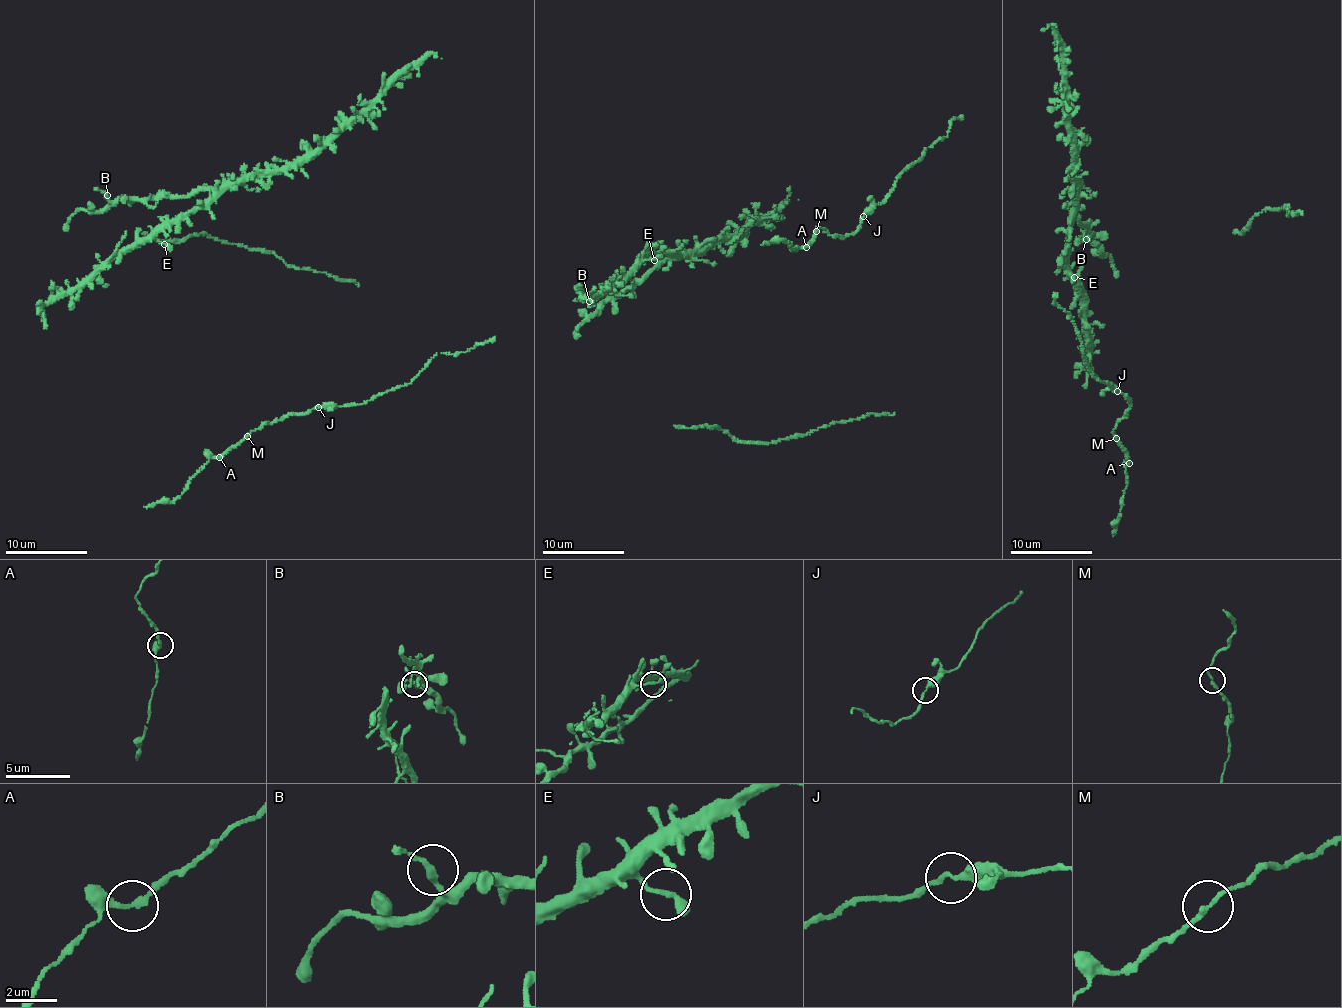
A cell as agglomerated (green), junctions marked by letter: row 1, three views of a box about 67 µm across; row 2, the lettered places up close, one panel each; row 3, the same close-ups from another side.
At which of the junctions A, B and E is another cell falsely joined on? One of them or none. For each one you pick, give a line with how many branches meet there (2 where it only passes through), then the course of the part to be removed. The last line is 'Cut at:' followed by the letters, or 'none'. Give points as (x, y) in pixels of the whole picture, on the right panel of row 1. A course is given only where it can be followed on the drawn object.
Cut at: none

